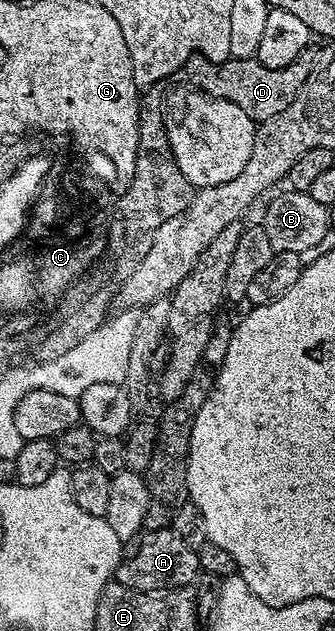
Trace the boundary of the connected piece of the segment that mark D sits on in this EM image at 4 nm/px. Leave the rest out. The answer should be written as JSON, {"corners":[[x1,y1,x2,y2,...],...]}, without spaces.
{"corners":[[304,50,296,57,296,61,292,61,292,65,284,65,280,69,268,69,257,58,228,58,222,63,213,63,202,55,193,55,184,64,184,71,190,75,210,75,208,91,213,98,226,99,232,105,240,105,240,109,244,109,250,119,264,124,284,113,284,109,288,109,288,105,292,105,292,101,300,93,304,81,308,81,312,66,310,54,309,50]]}

